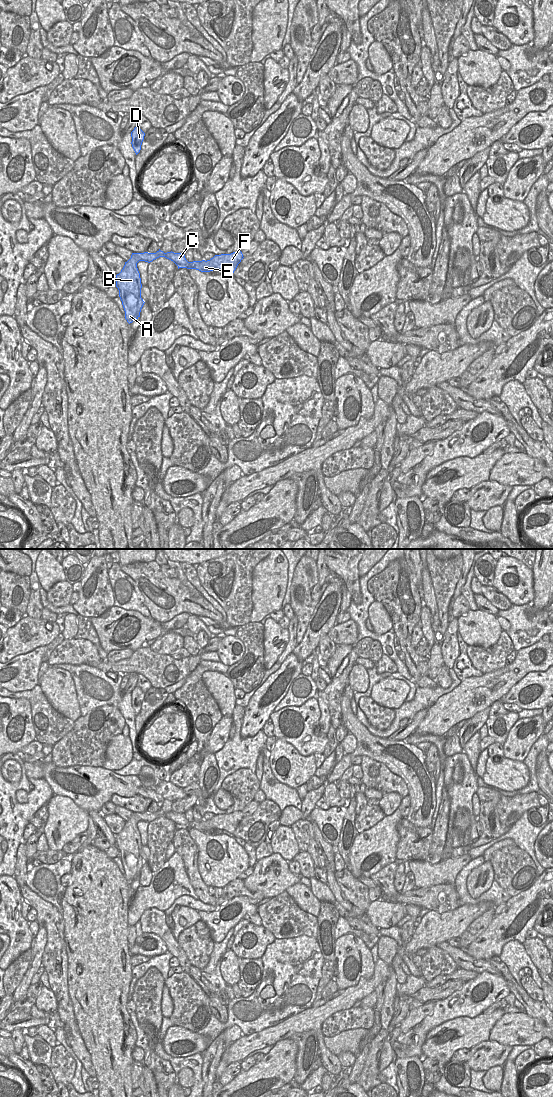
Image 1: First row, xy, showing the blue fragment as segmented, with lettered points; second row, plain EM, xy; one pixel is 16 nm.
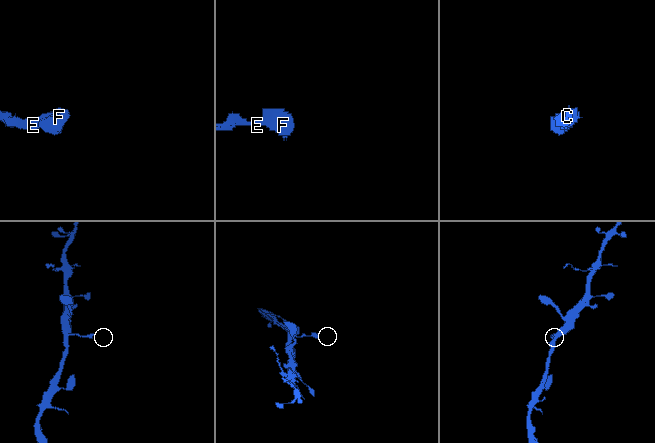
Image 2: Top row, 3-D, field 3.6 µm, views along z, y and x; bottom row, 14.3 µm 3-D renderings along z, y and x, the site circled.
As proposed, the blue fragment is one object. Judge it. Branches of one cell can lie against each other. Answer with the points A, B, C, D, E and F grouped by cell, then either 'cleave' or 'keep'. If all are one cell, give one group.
A B C D E F | keep

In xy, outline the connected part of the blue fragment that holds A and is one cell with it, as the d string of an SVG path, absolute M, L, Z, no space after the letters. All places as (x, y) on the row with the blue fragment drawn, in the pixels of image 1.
M160 249L156 253L132 253L131 258L125 262L121 272L116 275L116 287L119 290L119 297L125 311L125 319L130 324L140 317L144 301L141 298L141 278L137 268L139 261L152 262L153 260L165 257L173 261L179 268L196 269L201 272L213 270L225 270L233 274L238 264L244 258L241 251L231 254L215 255L210 260L188 262L184 254L167 252Z

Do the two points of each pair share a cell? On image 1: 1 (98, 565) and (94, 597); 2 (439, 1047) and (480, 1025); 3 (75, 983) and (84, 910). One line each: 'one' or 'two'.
1: one
2: one
3: one

